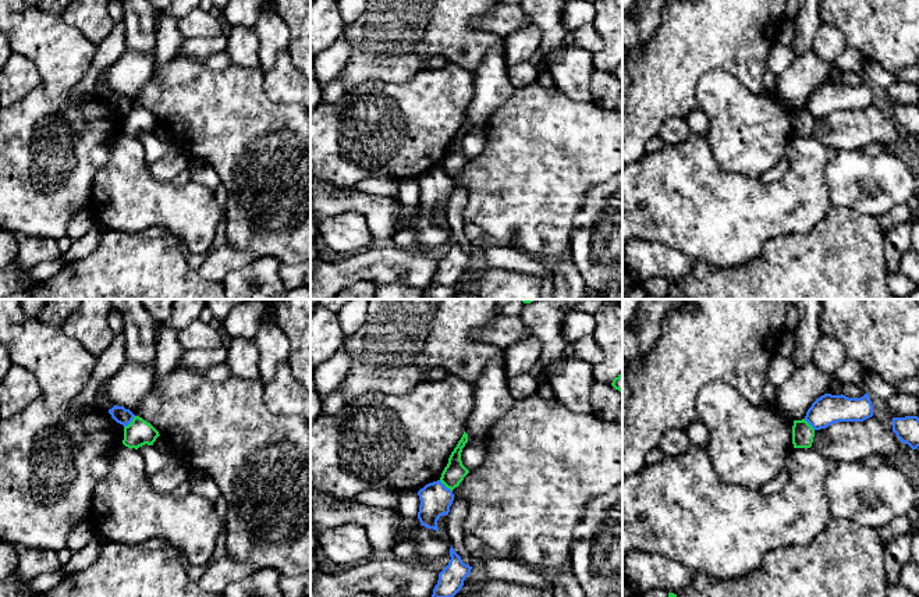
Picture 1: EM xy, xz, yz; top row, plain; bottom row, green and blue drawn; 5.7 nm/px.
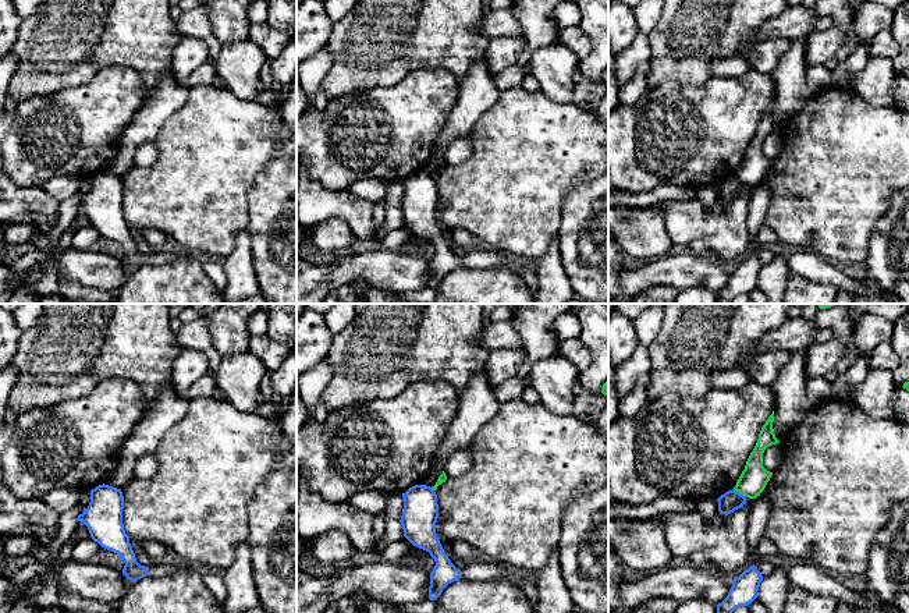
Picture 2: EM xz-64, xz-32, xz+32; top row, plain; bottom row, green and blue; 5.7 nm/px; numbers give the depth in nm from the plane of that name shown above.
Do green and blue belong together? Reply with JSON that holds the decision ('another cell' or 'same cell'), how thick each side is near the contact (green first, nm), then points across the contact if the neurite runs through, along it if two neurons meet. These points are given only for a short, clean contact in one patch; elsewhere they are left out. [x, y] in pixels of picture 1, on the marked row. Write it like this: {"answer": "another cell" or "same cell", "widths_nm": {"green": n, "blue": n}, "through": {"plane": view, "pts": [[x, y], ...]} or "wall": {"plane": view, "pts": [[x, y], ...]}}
{"answer": "another cell", "widths_nm": {"green": 150, "blue": 100}, "wall": {"plane": "xy", "pts": [[134, 415], [124, 427]]}}

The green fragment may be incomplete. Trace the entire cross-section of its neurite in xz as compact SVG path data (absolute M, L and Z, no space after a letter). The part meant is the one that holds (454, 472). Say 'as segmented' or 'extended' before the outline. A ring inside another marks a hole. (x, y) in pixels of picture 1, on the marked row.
as segmented | M464 431L461 440L457 447L451 452L448 458L448 463L444 468L440 481L450 488L451 491L460 486L464 477L469 473L469 470L462 465L461 452L465 444L468 443L468 434Z

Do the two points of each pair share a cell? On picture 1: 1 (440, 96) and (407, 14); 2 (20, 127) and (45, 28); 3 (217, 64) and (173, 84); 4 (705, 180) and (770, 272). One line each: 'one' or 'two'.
1: two
2: one
3: two
4: two

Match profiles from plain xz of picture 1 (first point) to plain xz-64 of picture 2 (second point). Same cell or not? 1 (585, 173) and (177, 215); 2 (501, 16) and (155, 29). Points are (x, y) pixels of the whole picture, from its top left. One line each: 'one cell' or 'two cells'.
1: one cell
2: two cells

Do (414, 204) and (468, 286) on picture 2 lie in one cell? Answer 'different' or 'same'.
different

